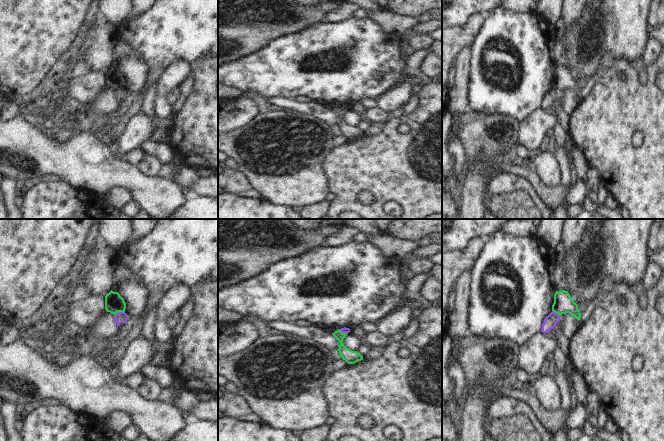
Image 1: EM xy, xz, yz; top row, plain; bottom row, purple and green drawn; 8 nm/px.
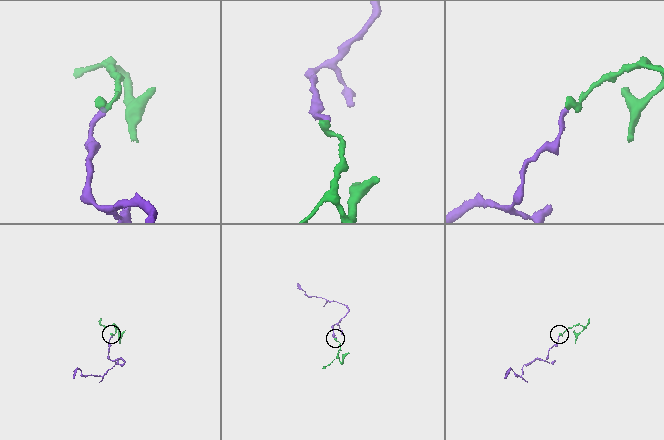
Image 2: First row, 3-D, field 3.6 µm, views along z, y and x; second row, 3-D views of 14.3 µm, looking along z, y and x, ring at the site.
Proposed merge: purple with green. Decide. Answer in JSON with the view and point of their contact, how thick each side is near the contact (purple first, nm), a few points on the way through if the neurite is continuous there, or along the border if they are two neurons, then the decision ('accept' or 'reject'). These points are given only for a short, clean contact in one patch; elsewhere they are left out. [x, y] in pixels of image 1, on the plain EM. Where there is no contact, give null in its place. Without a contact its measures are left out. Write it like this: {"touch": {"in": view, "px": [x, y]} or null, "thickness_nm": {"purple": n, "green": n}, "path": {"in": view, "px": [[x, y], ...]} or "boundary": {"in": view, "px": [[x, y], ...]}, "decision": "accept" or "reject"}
{"touch": {"in": "xy", "px": [119, 88]}, "thickness_nm": {"purple": 100, "green": 160}, "path": {"in": "xy", "px": [[121, 93], [119, 88], [114, 79]]}, "decision": "accept"}

